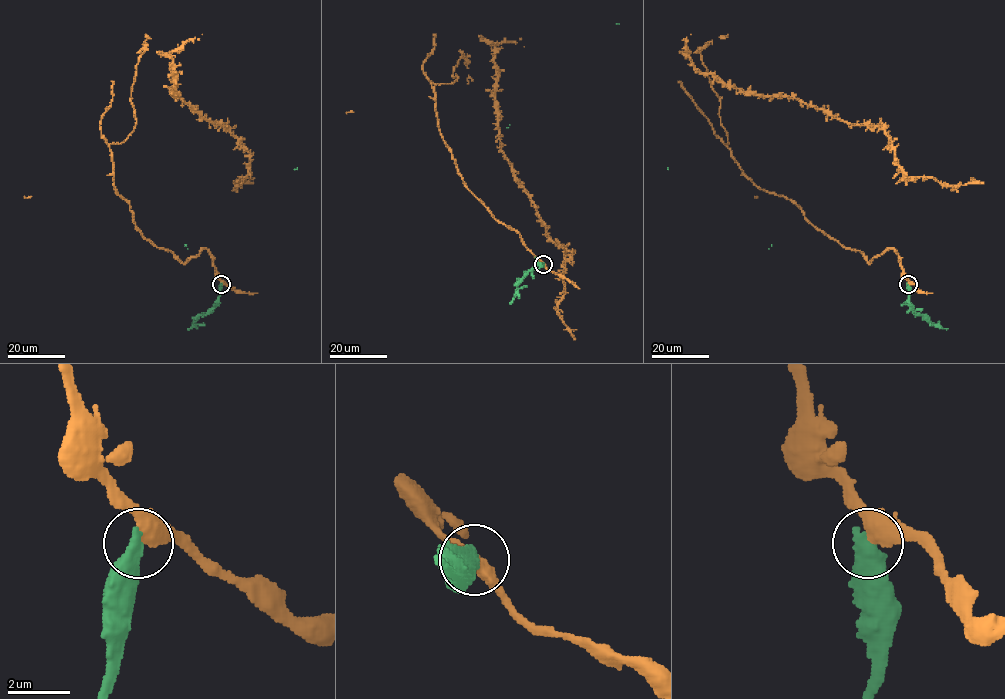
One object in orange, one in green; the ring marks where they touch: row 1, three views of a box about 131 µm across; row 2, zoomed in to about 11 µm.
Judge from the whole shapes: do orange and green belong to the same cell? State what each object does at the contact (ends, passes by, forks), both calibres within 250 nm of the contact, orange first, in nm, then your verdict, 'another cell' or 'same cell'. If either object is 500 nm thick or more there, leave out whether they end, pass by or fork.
calibres 400 and 600 nm; another cell

